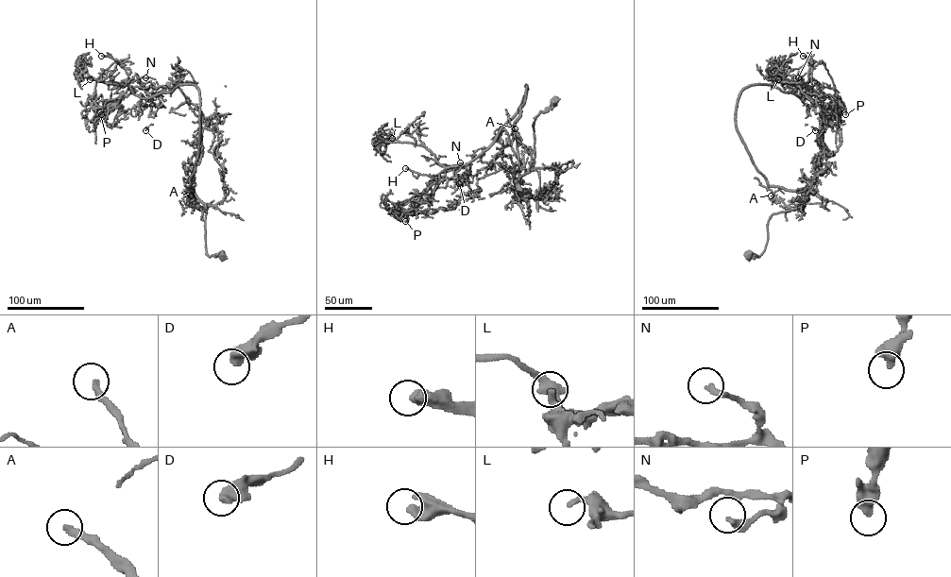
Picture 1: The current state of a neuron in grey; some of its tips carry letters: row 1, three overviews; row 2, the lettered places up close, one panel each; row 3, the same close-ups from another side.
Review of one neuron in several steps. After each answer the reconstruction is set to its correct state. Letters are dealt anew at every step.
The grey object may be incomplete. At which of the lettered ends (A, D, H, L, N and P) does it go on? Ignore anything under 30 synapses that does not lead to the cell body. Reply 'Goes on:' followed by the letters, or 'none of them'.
Goes on: A, H, L

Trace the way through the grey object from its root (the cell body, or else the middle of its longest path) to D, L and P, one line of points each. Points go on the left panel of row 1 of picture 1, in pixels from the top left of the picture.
D: (222, 255), (206, 249), (206, 207), (192, 173), (200, 118), (177, 86), (150, 97), (145, 130)
L: (222, 255), (206, 249), (206, 207), (192, 173), (200, 118), (180, 90), (143, 98), (126, 85), (90, 79)
P: (222, 255), (206, 249), (206, 207), (192, 173), (200, 118), (180, 90), (103, 100), (101, 114)

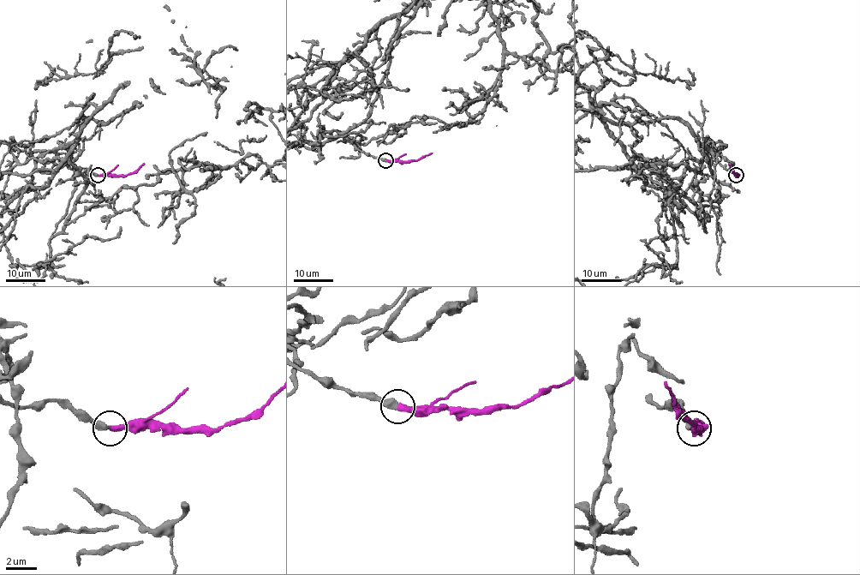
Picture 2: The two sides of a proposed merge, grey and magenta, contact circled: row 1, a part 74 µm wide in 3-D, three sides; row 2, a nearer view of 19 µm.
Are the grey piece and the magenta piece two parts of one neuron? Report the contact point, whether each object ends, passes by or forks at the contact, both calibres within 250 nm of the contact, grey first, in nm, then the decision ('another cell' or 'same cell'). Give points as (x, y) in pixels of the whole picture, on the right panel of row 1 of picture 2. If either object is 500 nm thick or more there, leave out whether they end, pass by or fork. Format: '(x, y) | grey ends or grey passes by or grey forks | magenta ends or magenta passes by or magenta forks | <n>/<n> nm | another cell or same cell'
(736, 175) | grey ends | magenta ends | 400/360 nm | same cell

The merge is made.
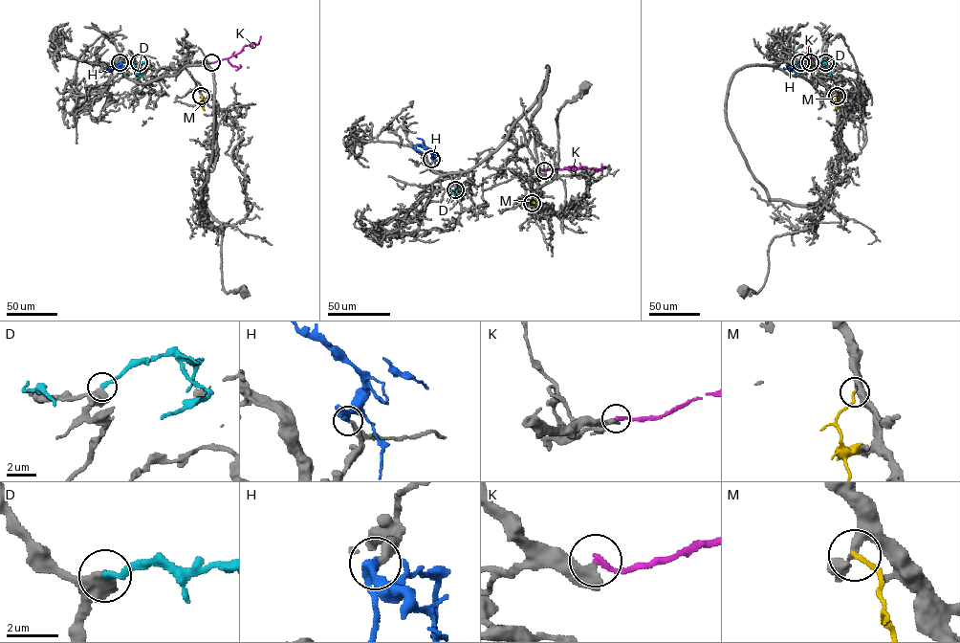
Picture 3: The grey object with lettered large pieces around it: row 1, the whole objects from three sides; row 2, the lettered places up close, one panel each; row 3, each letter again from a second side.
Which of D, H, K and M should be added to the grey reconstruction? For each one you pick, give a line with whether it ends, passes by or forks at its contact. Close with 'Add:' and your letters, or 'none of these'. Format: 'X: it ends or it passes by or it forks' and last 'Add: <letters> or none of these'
D: it ends
H: it ends
Add: D, H

